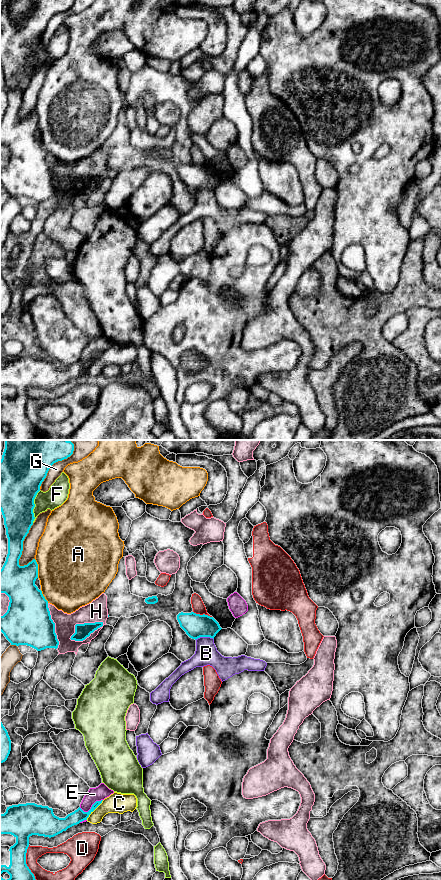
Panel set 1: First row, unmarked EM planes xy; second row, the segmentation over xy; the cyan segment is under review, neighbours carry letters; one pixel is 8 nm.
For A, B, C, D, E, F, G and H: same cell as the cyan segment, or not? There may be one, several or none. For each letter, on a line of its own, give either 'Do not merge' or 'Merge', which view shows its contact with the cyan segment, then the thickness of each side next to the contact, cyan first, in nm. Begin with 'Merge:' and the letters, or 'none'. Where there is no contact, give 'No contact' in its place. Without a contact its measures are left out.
Merge: none
A: Do not merge. Touches cyan in xy. Thickness 280 nm (cyan) against 500 nm
B: Do not merge. Touches cyan in xy. Thickness 190 nm (cyan) against 180 nm
C: Do not merge. Touches cyan in xy. Thickness 110 nm (cyan) against 160 nm
D: Do not merge. Touches cyan in xy. Thickness 240 nm (cyan) against 150 nm
E: Do not merge. Touches cyan in xy. Thickness 110 nm (cyan) against 120 nm
F: Do not merge. Touches cyan in xy. Thickness 420 nm (cyan) against 160 nm
G: Do not merge. Touches cyan in xy. Thickness 240 nm (cyan) against 120 nm
H: Do not merge. Touches cyan in xy. Thickness 120 nm (cyan) against 170 nm

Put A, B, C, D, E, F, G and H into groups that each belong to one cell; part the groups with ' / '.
A / B / C / D / E / F / G / H

